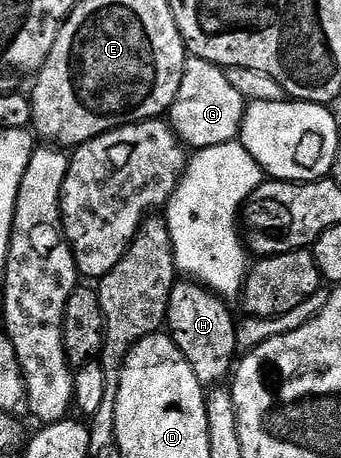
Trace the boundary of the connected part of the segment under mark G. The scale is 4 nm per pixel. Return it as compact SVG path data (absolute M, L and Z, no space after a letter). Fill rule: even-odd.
M191 56L187 58L181 88L169 111L169 125L179 141L192 151L204 150L239 138L244 109L245 99L237 88L233 88L233 84L229 84L227 70L203 58Z

